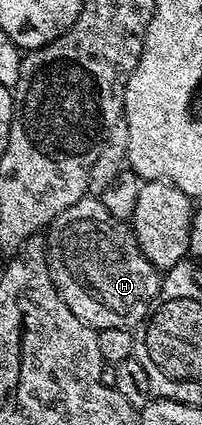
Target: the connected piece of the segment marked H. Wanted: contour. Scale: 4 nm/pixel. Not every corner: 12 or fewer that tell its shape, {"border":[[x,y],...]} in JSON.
{"border":[[99,197],[46,227],[50,280],[95,331],[139,327],[160,292]]}

